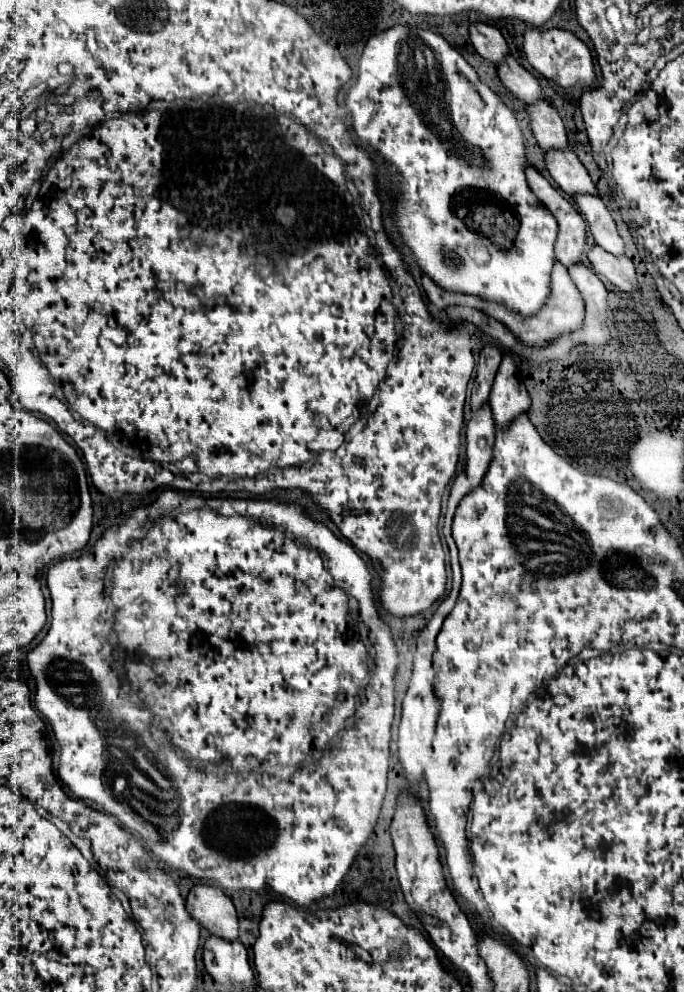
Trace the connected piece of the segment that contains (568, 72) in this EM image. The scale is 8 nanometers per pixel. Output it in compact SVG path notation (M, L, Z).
M528 29L524 33L524 55L528 63L546 79L558 83L560 87L572 87L576 83L584 83L590 87L596 81L596 71L594 71L594 59L590 49L570 31L562 29Z

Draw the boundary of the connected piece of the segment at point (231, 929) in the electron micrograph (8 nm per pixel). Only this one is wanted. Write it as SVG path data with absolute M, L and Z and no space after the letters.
M196 885L186 899L188 913L198 921L210 935L220 939L236 941L238 939L238 913L220 889L208 885Z

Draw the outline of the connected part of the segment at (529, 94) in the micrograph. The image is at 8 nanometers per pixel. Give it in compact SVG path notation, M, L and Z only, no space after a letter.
M512 55L506 57L502 65L498 65L498 77L518 99L522 99L528 105L546 101L540 81L532 73L528 73Z

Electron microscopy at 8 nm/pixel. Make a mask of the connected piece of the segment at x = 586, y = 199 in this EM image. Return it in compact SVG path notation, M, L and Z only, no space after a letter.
M576 195L574 199L580 207L580 211L584 213L588 225L590 225L590 231L596 239L596 243L610 251L612 255L624 255L624 243L622 243L622 237L618 235L618 229L616 229L616 223L610 215L610 211L606 209L604 201L602 199L596 199L592 195Z

